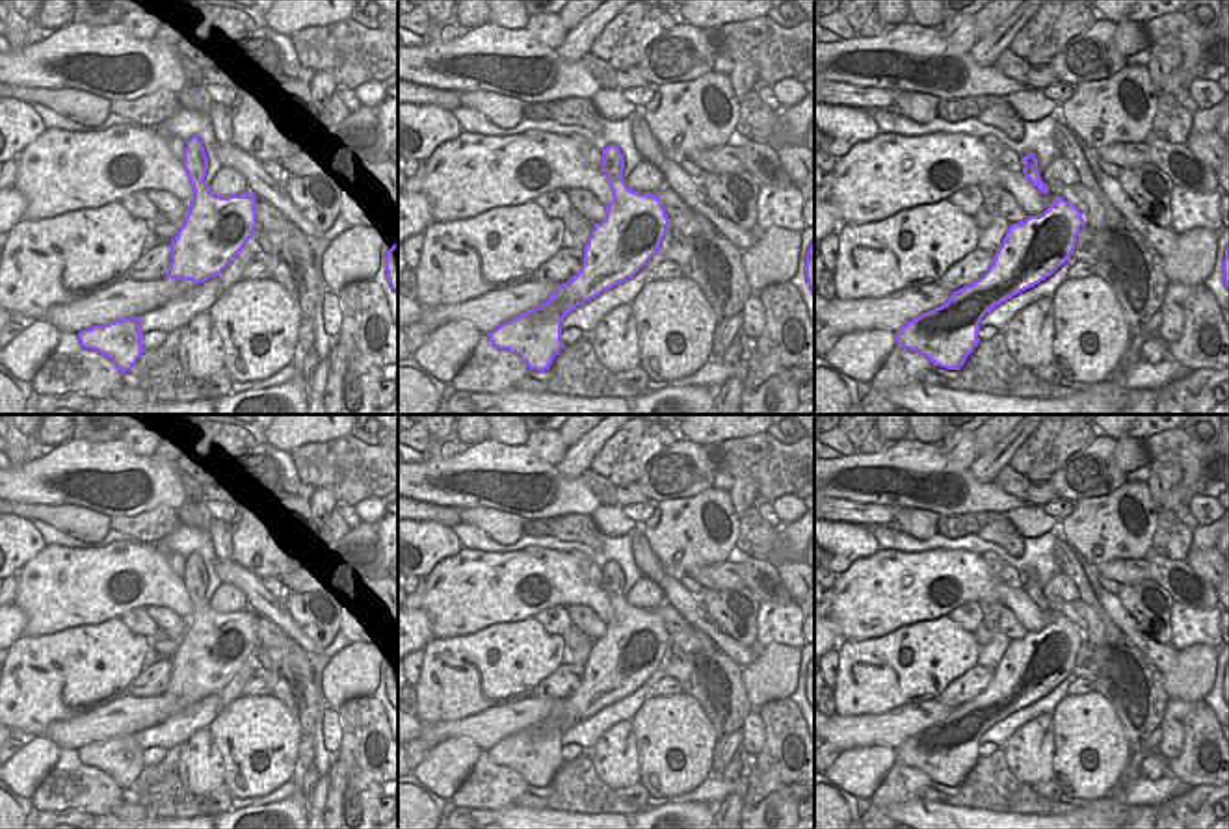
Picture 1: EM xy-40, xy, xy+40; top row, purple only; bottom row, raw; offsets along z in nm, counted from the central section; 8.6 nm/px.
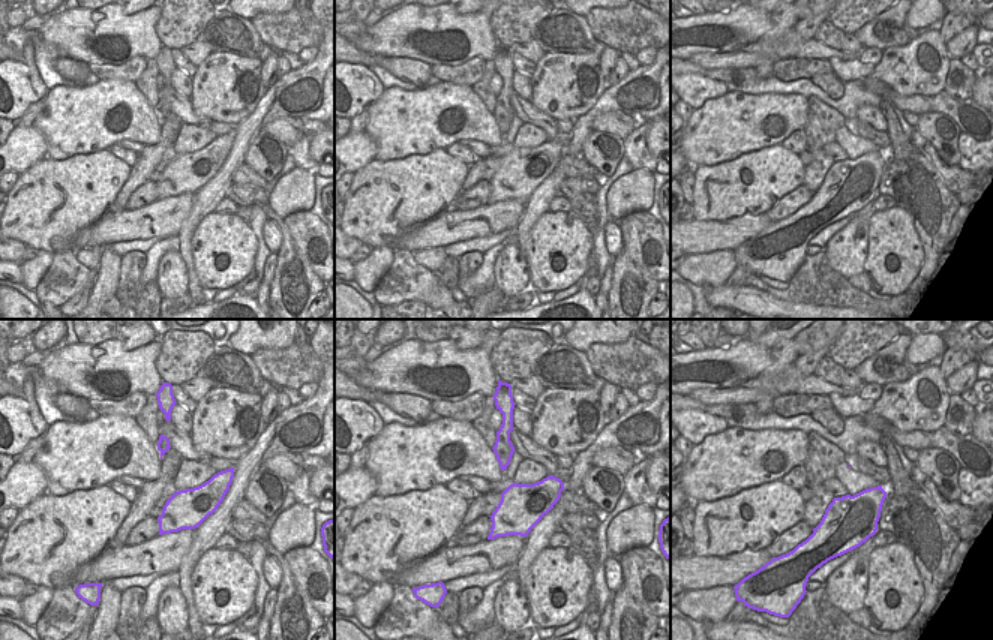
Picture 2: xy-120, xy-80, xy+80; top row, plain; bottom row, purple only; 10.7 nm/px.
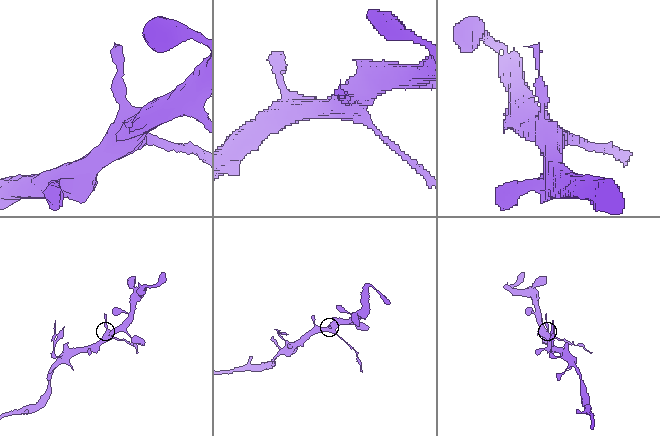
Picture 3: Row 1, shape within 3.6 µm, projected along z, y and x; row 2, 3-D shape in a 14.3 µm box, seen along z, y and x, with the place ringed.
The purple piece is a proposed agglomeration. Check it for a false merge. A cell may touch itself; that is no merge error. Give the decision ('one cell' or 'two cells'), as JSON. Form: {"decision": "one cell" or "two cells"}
{"decision": "one cell"}

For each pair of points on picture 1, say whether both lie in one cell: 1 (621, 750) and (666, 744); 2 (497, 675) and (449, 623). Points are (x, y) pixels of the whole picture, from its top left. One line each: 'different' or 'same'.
1: different
2: different

